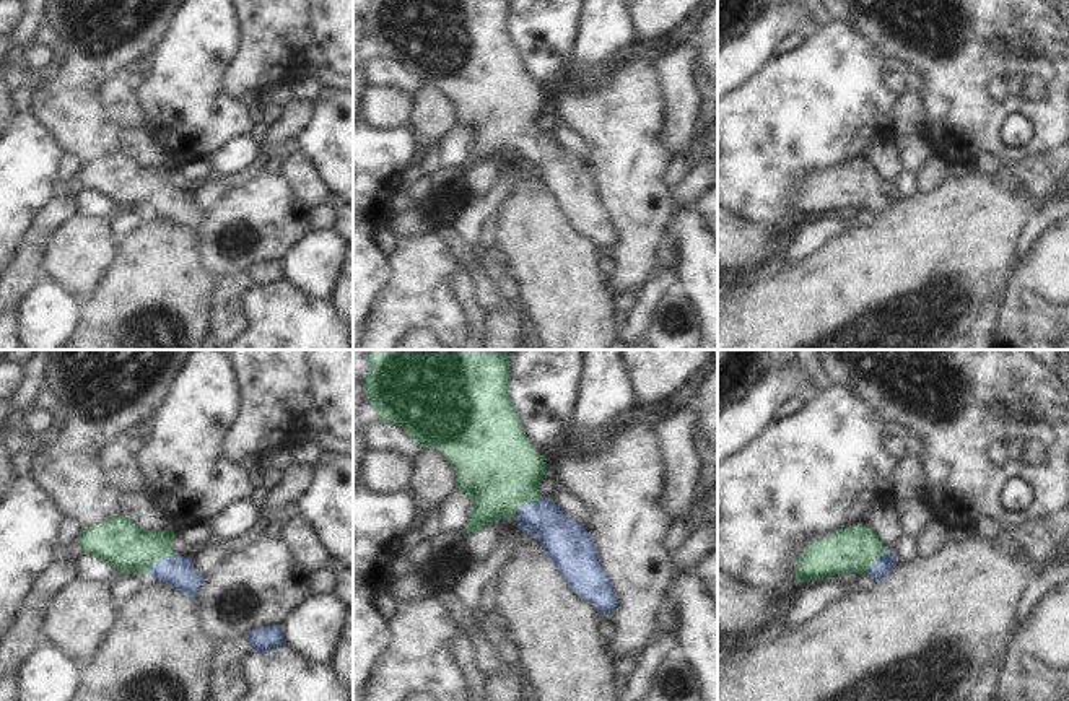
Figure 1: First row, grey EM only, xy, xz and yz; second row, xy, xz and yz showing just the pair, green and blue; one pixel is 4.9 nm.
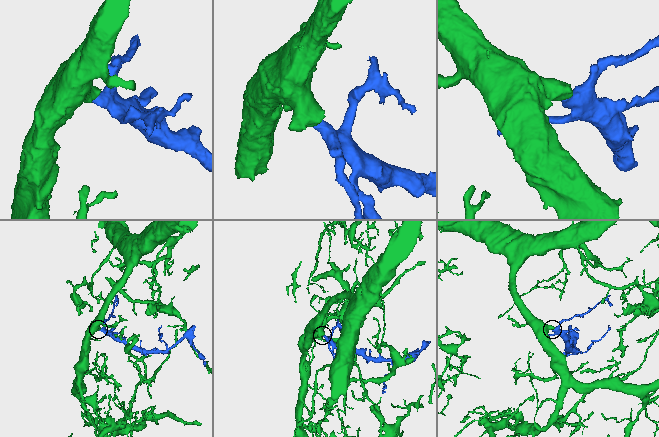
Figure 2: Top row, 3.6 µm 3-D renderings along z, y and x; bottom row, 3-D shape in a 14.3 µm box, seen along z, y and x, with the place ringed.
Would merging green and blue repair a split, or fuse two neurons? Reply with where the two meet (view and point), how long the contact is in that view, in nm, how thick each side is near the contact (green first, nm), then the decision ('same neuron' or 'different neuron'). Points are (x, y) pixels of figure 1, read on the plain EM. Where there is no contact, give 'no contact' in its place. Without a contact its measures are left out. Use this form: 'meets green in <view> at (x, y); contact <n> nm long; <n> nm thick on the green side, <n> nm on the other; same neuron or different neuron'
meets green in xz at (526, 137); contact 170 nm long; 400 nm thick on the green side, 220 nm on the other; same neuron

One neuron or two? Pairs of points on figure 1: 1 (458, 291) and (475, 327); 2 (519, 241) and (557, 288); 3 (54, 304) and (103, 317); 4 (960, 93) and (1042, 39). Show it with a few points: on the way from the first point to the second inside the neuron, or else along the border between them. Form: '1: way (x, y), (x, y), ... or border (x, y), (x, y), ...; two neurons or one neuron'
1: way (466, 300), (475, 319); one neuron
2: way (531, 252), (555, 277); one neuron
3: border (82, 311), (72, 332); two neurons
4: way (980, 74), (988, 65), (996, 65), (1022, 39); one neuron

